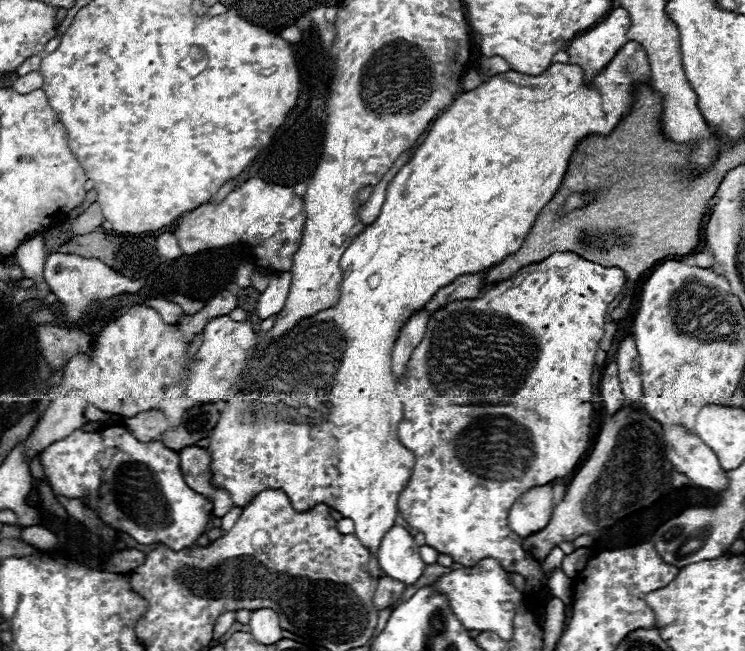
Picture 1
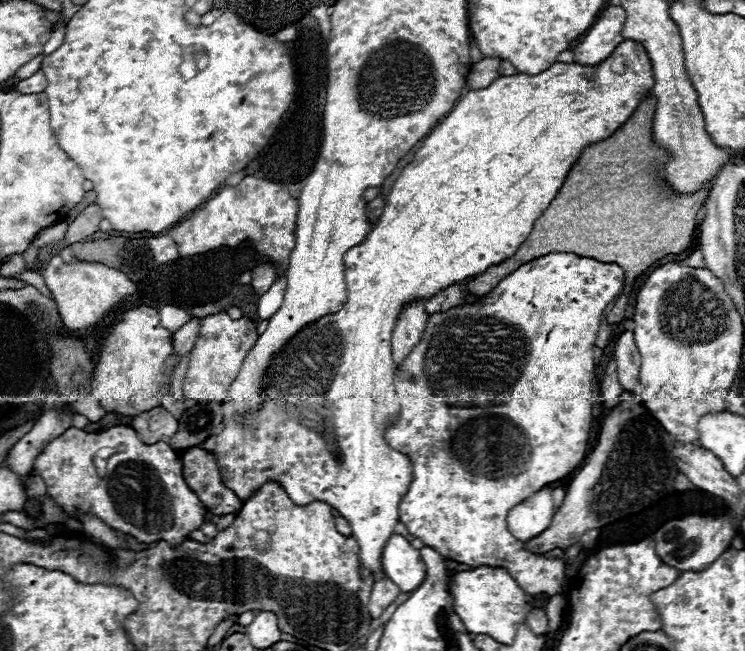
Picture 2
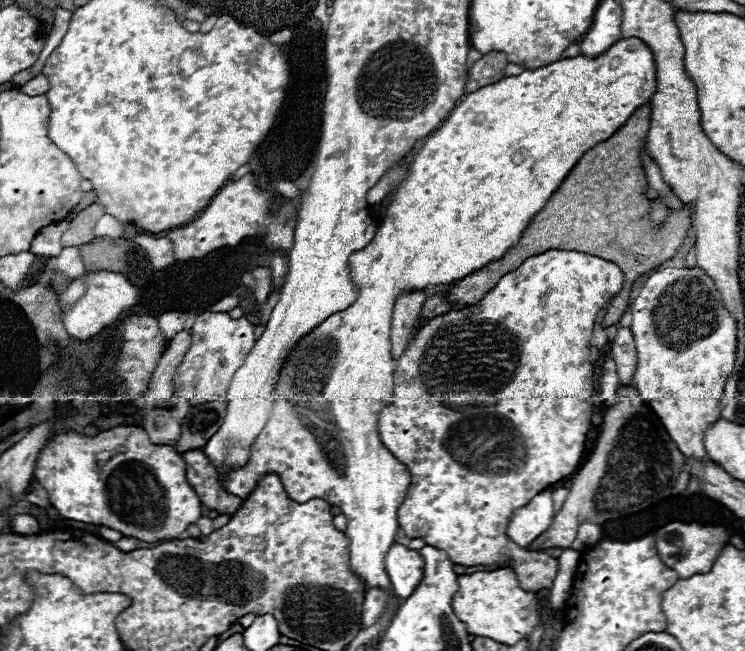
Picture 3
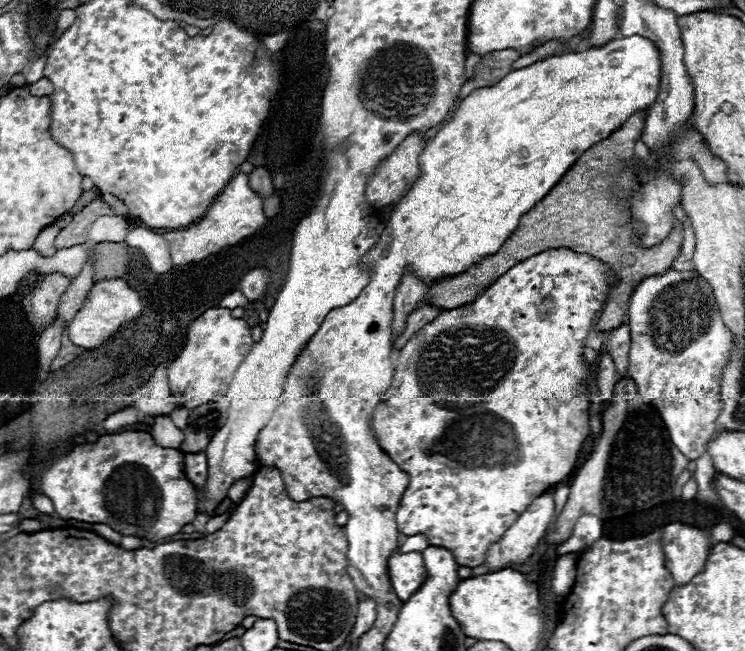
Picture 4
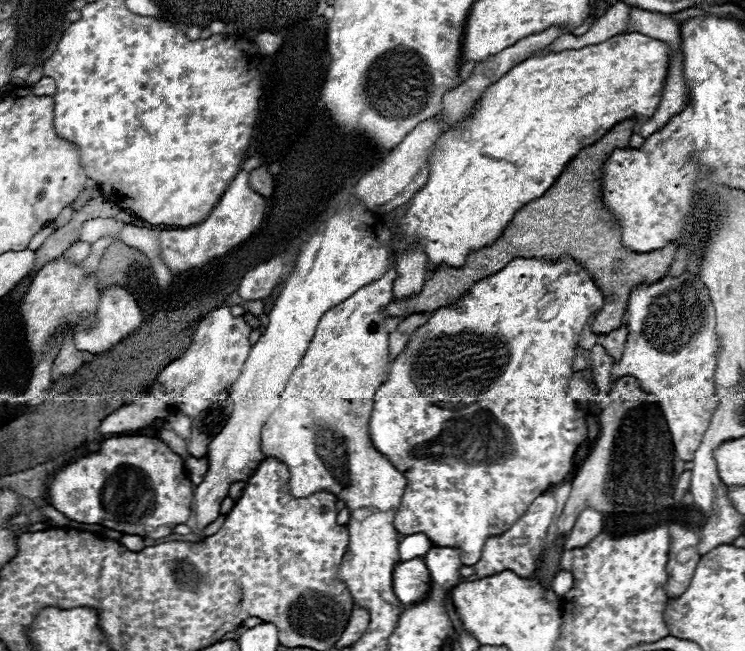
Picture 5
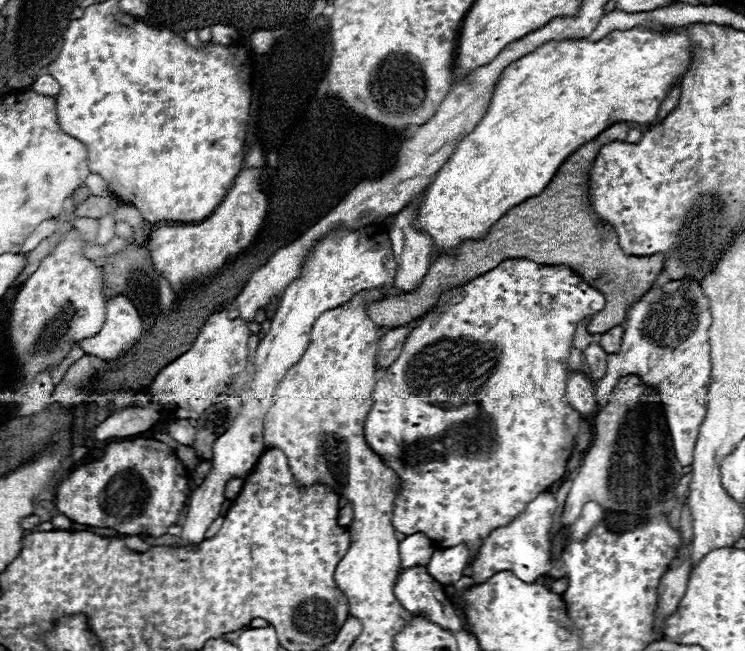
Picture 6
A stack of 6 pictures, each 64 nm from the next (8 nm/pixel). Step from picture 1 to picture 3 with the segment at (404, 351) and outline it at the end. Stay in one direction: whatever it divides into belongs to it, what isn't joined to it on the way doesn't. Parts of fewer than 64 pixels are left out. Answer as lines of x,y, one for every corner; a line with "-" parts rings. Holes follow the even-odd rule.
412,290
412,292
402,292
396,298
394,304
394,320
392,320
392,356
398,360
402,352
406,350
408,342
416,334
416,320
420,316
420,310
426,300
424,290

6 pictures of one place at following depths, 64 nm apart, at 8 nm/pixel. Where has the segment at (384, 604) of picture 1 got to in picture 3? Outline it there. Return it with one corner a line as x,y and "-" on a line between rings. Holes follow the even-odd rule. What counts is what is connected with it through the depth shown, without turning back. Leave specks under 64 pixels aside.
372,588
366,592
364,608
362,608
362,630
372,626
374,622
378,622
384,604
386,604
386,592
382,592
378,588

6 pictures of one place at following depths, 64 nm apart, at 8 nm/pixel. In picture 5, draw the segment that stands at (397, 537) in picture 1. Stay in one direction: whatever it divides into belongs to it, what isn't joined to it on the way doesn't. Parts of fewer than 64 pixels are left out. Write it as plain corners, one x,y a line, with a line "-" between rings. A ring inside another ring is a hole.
414,558
408,562
398,562
394,568
394,594
404,606
412,606
428,596
432,586
432,578
422,558

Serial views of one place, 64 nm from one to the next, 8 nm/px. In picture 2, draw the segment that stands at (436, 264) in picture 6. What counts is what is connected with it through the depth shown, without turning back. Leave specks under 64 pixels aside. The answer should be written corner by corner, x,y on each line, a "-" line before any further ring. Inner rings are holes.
654,96
642,100
626,124
620,126
620,130
616,130
610,138
584,148
578,162
570,168
556,198
534,222
530,236
522,242
514,256
470,278
466,284
468,298
482,298
504,276
532,258
550,252
574,252
602,262
614,262
624,270
624,290
616,298
616,306
610,310
610,314
606,314
606,322
616,324
624,318
634,280
664,256
678,254
688,248
696,230
696,214
708,194
708,190
702,188
690,196
674,194
674,198
670,198
658,190
660,180
666,184
666,152
652,142
654,106

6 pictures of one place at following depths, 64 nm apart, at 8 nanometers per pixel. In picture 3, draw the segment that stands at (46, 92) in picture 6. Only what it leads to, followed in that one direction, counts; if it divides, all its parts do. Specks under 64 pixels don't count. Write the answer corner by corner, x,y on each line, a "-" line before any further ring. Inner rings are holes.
40,74
40,76
32,78
32,80
28,80
26,84
22,84
20,90
24,94
28,94
28,96
40,96
40,94
46,94
50,90
50,84
48,84
48,78
44,74

